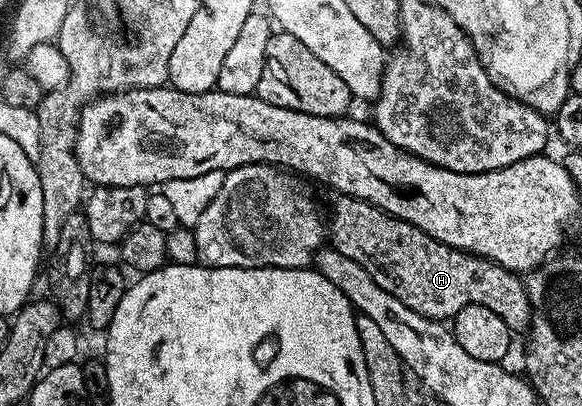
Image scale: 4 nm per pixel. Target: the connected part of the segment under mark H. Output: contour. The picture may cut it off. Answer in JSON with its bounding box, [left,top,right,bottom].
[326,194,532,333]

